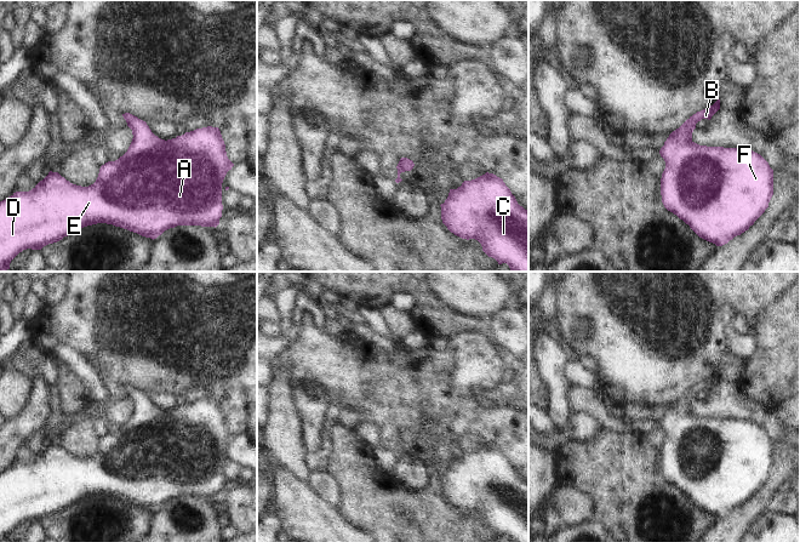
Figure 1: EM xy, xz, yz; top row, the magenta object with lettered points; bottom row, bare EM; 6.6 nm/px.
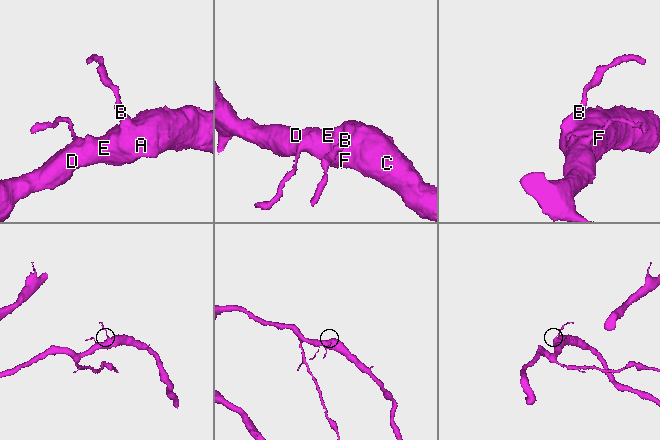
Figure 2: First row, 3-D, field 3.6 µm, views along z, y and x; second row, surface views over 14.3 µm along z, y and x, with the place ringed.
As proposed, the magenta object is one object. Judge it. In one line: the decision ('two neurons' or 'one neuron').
one neuron

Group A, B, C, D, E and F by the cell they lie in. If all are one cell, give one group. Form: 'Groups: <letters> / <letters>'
Groups: A B C D E F

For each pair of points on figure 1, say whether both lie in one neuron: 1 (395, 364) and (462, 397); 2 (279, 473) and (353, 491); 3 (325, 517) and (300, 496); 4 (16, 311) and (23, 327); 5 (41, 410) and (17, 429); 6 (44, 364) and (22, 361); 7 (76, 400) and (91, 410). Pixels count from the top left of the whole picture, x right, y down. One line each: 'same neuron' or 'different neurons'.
1: same neuron
2: different neurons
3: same neuron
4: different neurons
5: same neuron
6: same neuron
7: different neurons

